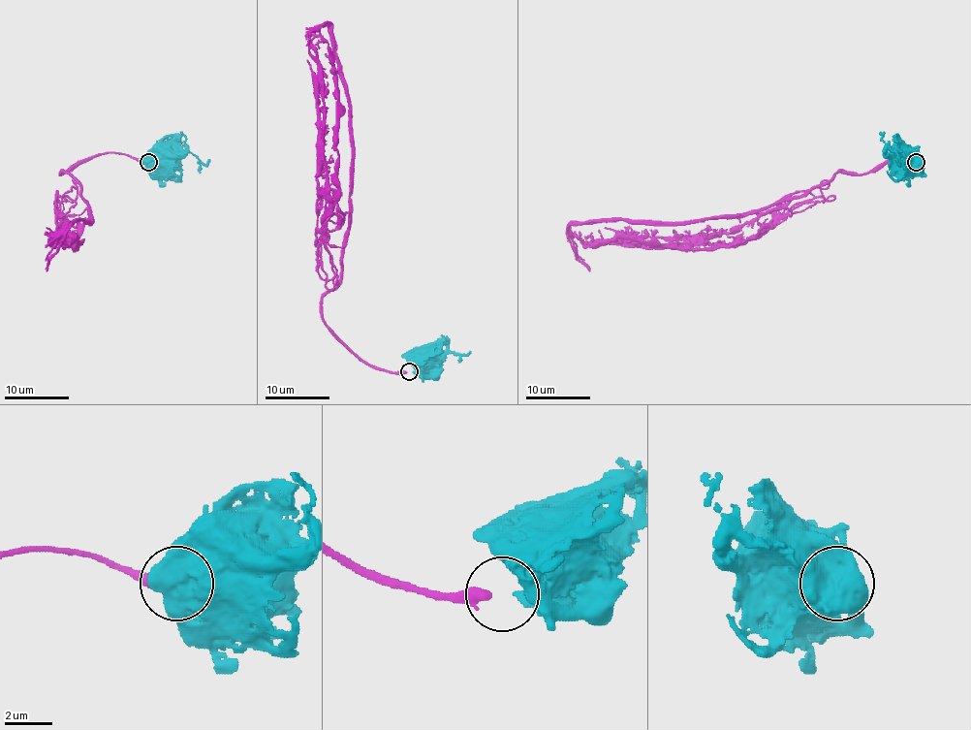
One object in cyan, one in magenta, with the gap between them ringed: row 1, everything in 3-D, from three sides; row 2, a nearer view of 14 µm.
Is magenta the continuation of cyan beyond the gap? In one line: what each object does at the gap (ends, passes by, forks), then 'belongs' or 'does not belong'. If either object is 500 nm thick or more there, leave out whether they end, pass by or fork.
cyan ends; magenta ends; belongs

